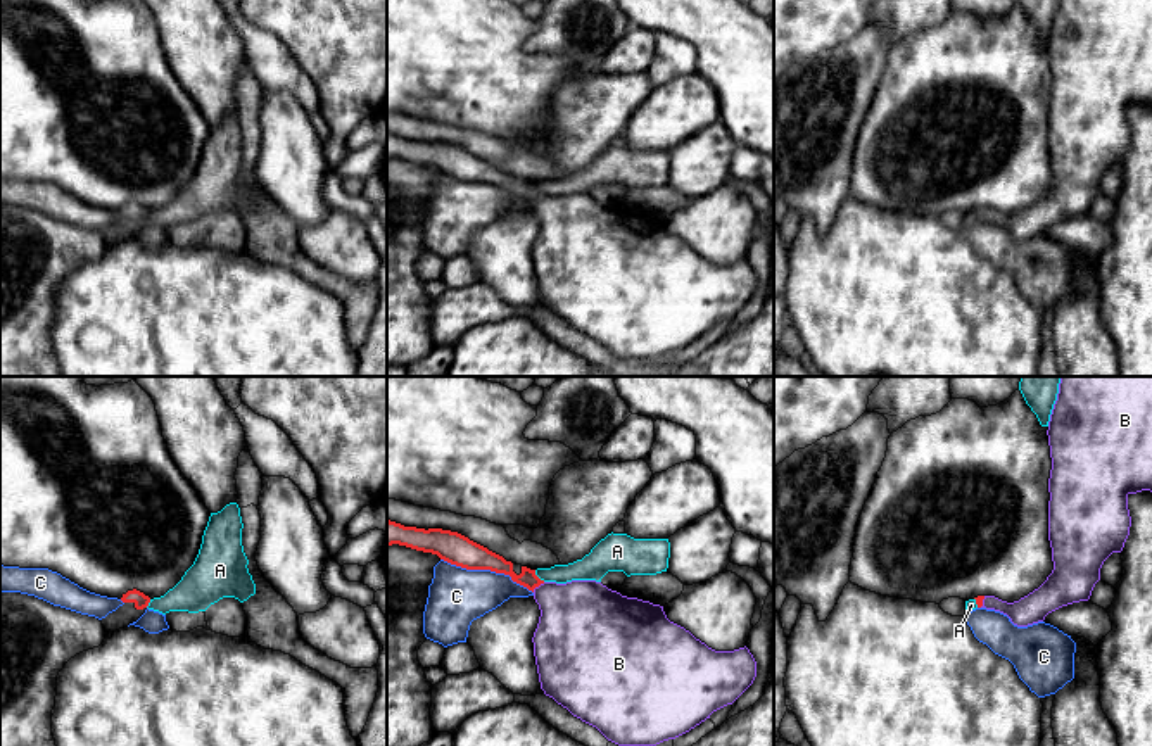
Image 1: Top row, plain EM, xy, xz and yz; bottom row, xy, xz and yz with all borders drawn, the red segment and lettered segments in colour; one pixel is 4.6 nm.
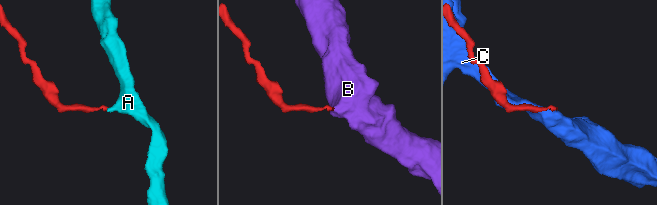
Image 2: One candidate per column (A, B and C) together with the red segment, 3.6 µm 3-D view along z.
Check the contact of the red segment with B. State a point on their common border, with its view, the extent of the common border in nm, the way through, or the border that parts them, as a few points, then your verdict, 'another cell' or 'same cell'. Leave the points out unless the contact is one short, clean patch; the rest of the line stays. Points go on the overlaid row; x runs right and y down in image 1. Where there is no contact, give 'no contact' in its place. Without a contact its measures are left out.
meets red in xz at (538, 586); contact 80 nm long; runs through xz (493, 562), (538, 586), (579, 620); same cell

